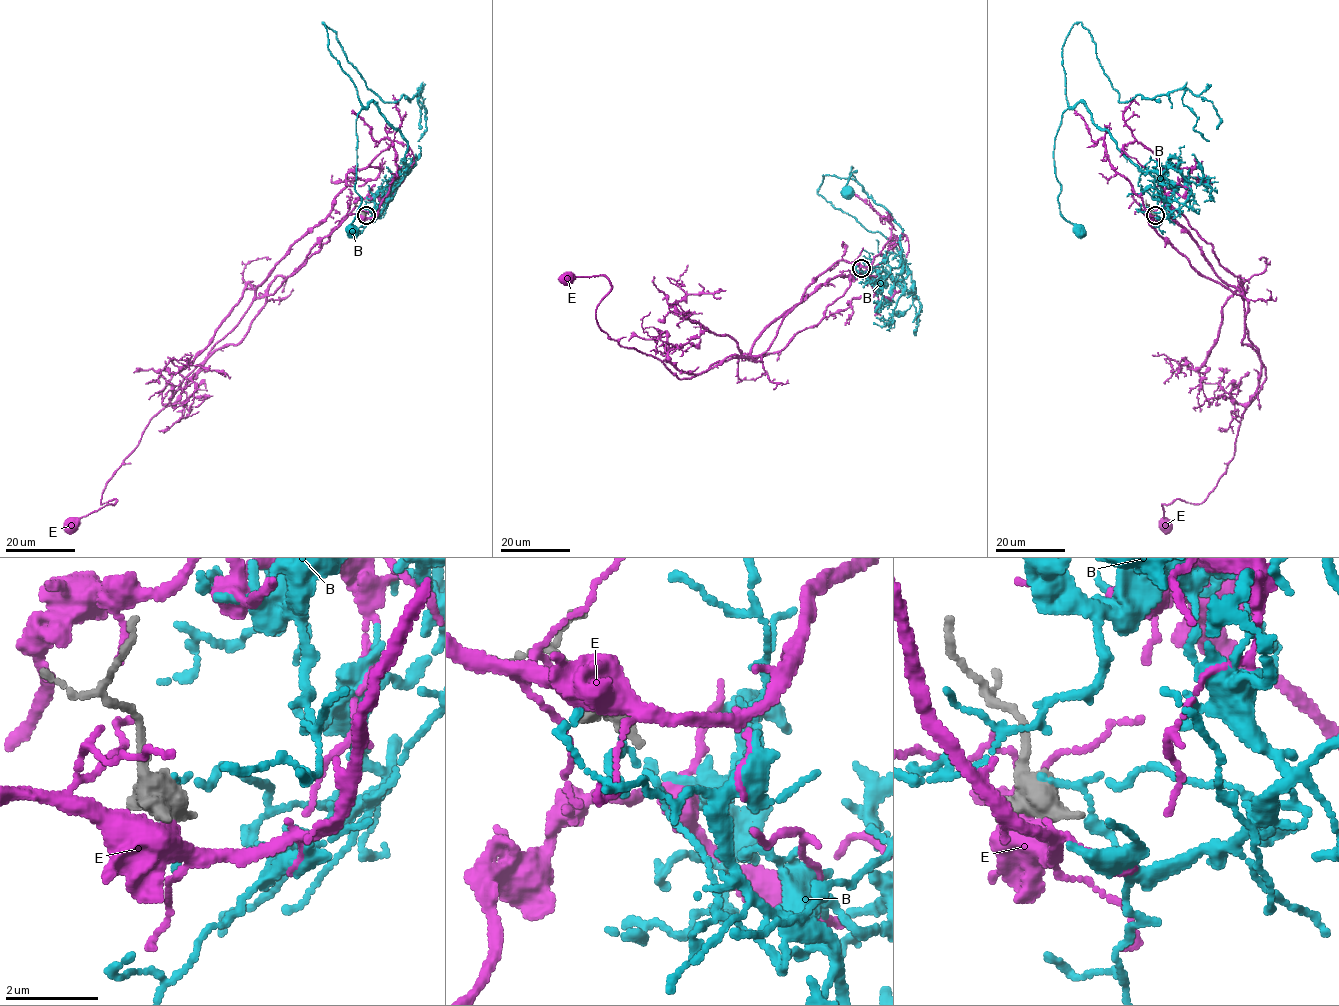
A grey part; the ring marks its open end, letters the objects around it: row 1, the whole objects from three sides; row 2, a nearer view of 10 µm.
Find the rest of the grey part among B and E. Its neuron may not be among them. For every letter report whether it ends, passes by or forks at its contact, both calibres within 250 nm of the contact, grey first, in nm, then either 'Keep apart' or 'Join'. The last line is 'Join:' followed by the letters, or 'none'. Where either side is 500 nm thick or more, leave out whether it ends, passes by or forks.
B: Thickness 550 nm (grey) against 90 nm. Keep apart
E: Thickness 800 nm (grey) against 500 nm. Keep apart
Join: none

